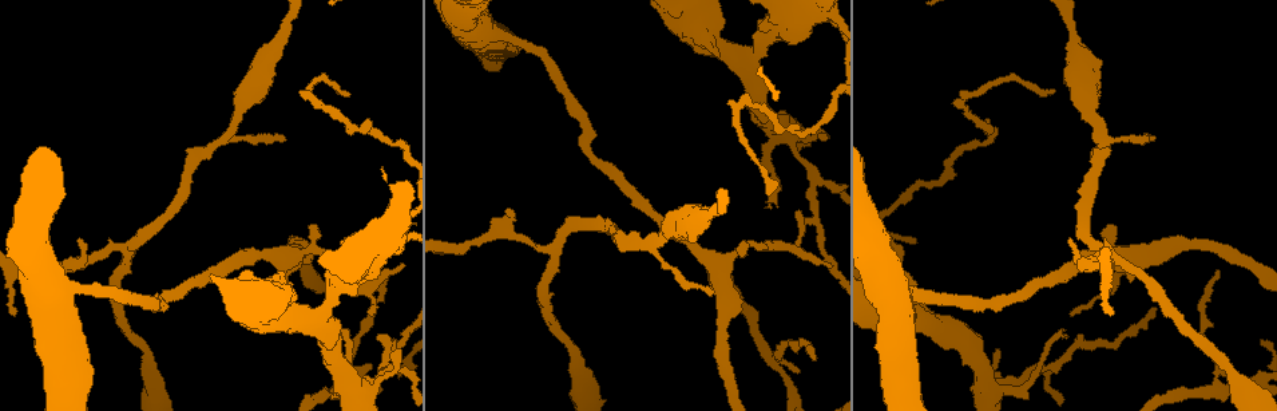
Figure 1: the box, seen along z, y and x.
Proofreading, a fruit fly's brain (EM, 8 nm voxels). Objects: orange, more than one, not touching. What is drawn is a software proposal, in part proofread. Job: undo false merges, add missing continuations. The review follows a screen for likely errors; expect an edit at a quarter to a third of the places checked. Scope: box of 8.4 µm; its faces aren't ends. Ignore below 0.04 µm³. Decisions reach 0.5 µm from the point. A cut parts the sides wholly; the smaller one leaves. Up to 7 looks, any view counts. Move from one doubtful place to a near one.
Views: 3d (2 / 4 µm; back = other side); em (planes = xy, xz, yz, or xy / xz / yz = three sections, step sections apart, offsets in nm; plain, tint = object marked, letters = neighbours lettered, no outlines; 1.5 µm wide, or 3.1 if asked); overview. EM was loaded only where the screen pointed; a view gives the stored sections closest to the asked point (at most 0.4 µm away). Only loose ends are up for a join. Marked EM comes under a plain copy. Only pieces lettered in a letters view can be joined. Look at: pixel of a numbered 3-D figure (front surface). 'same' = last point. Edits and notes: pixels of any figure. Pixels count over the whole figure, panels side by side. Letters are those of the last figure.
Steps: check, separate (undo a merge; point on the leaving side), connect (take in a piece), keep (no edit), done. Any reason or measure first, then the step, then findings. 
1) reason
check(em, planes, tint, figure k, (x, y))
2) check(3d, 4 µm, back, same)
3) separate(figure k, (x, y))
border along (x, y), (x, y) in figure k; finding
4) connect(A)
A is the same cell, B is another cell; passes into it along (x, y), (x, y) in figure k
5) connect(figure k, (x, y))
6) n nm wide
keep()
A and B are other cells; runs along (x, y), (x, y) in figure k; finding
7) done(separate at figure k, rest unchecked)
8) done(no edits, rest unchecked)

branch stops here
check(3d, 4 µm, figure 1, (1066, 333))

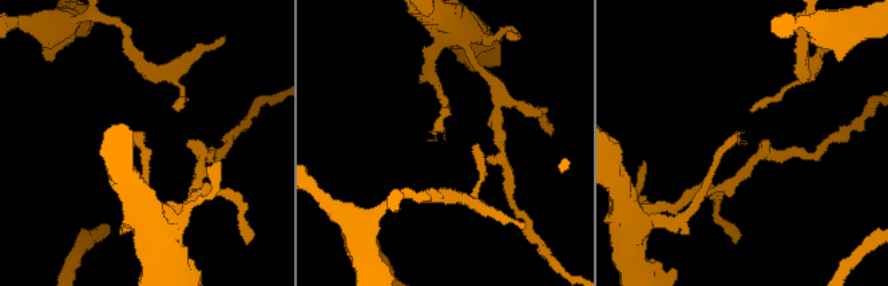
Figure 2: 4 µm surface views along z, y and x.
check(em, xz, step 8, letters, figure 2, (744, 140))

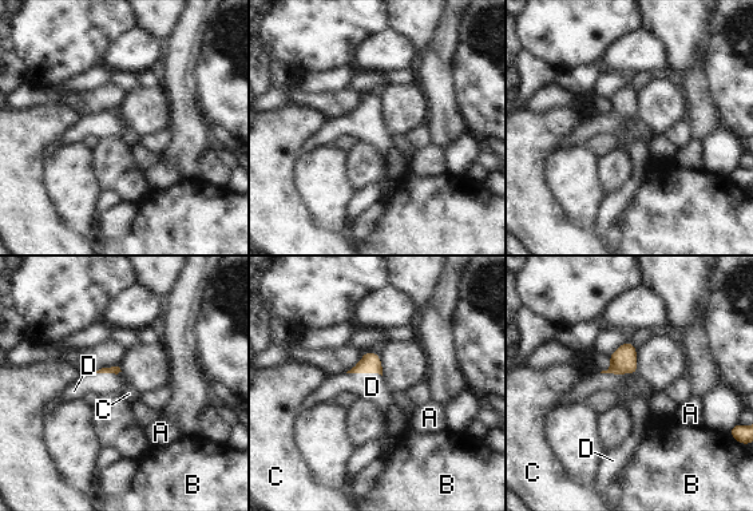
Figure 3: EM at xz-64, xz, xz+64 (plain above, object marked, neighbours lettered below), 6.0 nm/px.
connect(D)
D is the same cell, A, B and C are other cells; the neuron continues

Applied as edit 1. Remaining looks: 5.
branch stops here
check(3d, 2 µm, figure 1, (999, 348))

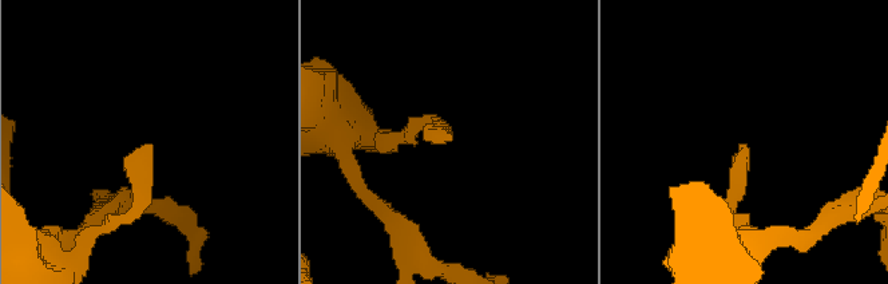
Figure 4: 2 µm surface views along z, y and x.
shape alone is not enough
check(em, planes, letters, figure 4, (744, 149))

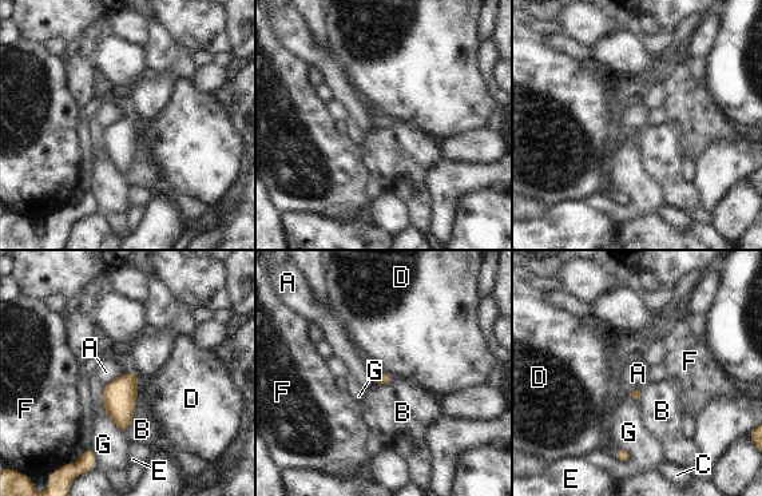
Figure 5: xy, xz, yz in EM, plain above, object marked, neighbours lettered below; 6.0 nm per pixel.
keep()
A, B, C, D, E, F and G are other cells; border along (137, 395), (134, 413), (124, 433) in figure 5; none of them fits

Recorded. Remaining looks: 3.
branch stops here
check(3d, 2 µm, figure 1, (1216, 271))

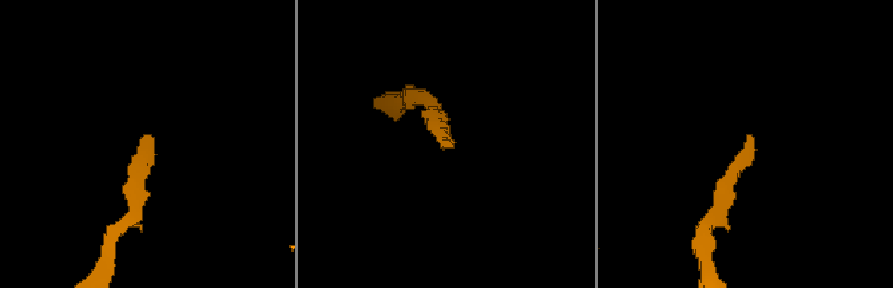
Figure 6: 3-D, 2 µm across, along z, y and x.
check(em, planes, letters, figure 6, (748, 134))

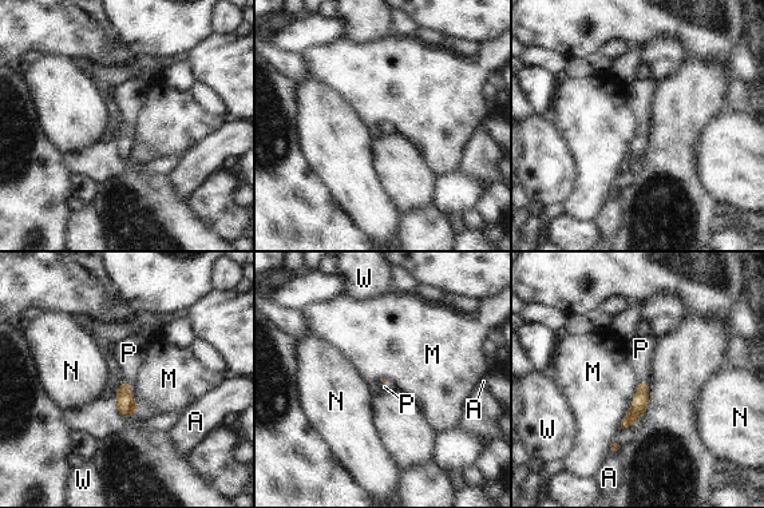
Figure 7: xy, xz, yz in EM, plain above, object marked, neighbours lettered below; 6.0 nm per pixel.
connect(P)
P is the same cell, A, M, N and W are other cells; passes into it along (640, 403), (644, 381), (641, 349) in figure 7; it goes on there

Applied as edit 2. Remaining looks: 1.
done(connect at figure 3, connect at figure 7, rest unchecked)

